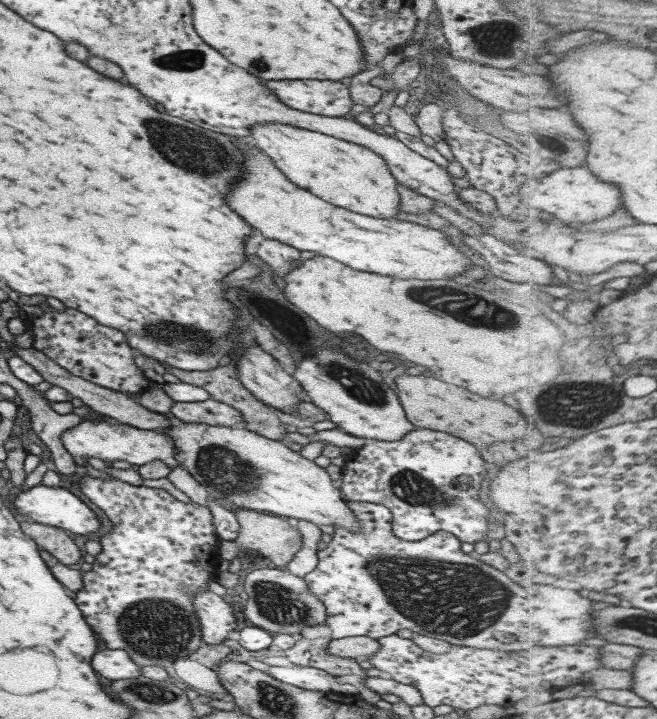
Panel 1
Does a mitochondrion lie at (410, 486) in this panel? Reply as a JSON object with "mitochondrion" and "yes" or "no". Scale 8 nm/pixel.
{"mitochondrion":"yes"}

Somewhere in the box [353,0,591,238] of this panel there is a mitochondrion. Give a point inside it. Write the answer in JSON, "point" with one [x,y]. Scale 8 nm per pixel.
{"point":[492,41]}

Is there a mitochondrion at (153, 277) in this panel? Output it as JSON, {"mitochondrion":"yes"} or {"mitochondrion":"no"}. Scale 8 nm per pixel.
{"mitochondrion":"no"}

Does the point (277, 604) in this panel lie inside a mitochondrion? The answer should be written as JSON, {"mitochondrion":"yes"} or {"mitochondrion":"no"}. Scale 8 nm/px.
{"mitochondrion":"yes"}

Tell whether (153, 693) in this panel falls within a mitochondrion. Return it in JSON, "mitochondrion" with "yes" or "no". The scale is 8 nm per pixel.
{"mitochondrion":"yes"}

